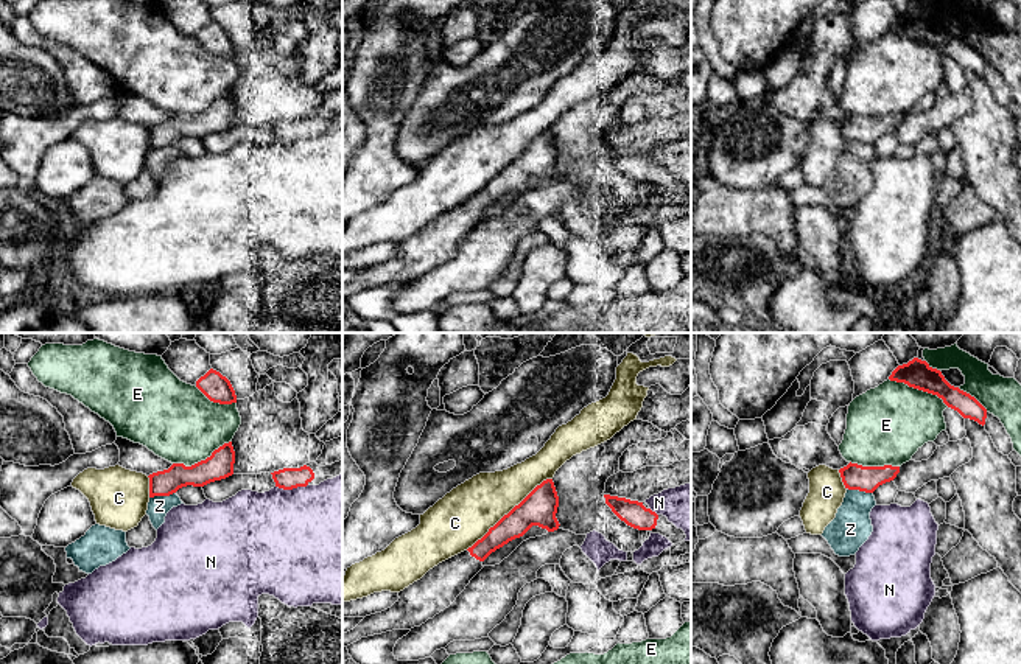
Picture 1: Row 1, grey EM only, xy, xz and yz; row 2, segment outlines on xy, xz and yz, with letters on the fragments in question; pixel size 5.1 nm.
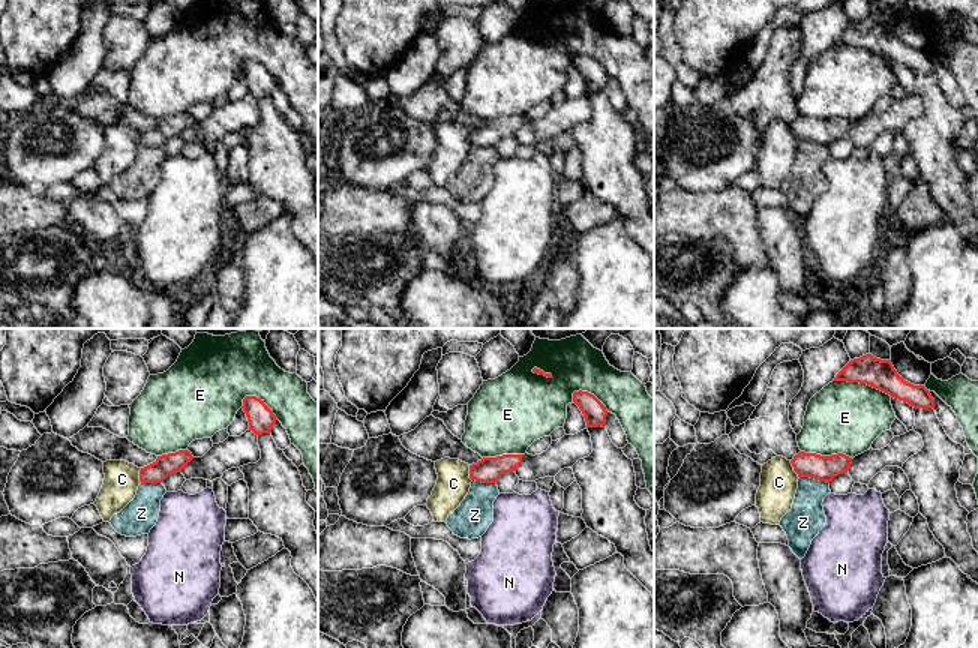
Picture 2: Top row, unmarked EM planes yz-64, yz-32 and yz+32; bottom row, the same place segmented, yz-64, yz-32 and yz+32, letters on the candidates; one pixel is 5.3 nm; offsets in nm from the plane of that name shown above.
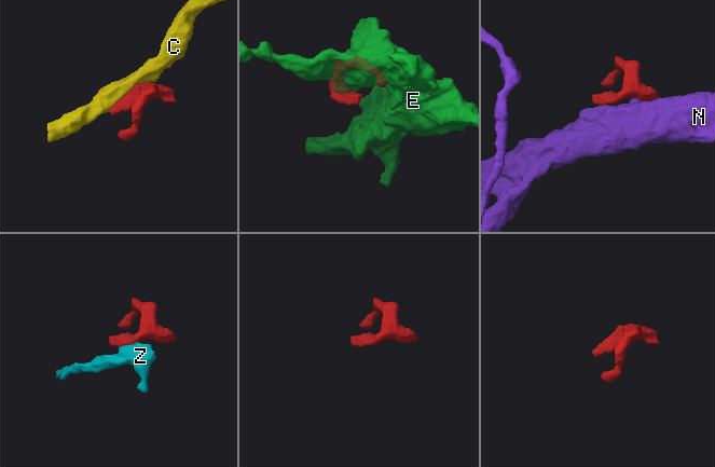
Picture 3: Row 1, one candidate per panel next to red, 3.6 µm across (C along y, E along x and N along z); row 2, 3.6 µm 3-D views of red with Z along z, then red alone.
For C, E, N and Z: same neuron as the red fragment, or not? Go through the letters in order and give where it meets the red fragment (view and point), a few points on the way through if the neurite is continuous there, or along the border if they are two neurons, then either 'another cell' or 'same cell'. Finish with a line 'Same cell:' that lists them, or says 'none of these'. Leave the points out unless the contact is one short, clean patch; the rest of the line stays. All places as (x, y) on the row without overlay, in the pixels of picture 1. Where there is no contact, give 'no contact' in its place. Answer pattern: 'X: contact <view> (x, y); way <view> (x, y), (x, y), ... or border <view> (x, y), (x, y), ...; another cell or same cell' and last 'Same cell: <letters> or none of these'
C: contact xz (509, 164); another cell
E: contact yz (919, 41); another cell
N: contact xy (291, 140); another cell
Z: contact xy (162, 146); another cell
Same cell: none of these

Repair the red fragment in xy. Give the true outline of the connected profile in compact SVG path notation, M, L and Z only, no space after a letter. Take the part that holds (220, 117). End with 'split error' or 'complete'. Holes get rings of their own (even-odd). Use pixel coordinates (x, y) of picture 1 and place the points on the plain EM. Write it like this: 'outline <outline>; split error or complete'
outline M232 93L224 95L210 109L191 118L173 115L168 121L149 126L149 149L170 148L179 140L204 138L233 126L235 103Z; complete

